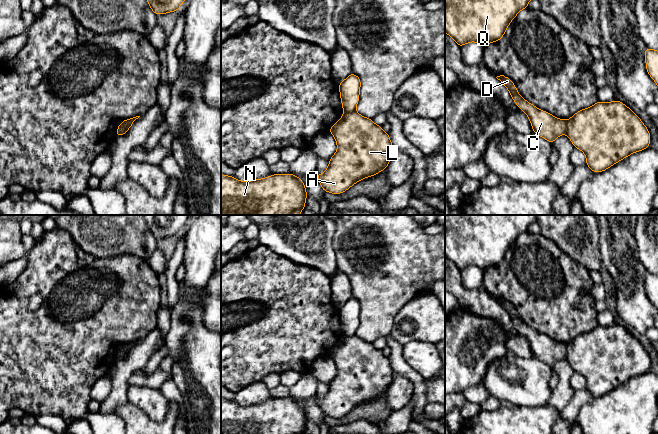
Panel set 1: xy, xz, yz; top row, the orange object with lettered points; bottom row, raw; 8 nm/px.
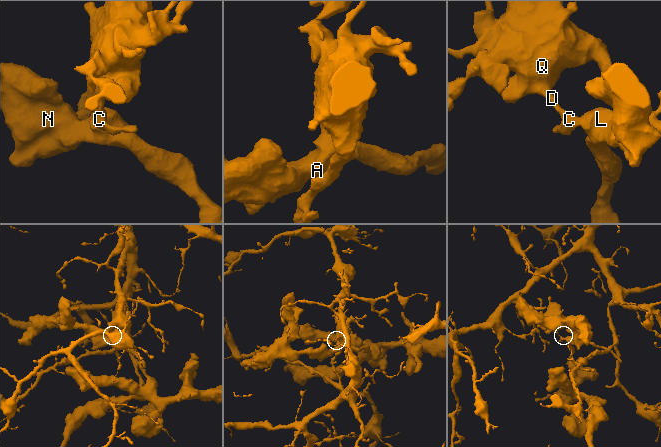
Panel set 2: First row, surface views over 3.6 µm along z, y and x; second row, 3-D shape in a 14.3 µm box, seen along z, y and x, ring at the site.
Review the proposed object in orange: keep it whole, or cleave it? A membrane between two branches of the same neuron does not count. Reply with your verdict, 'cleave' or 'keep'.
cleave

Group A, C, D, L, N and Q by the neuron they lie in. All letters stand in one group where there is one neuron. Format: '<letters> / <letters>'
A L N / C D Q

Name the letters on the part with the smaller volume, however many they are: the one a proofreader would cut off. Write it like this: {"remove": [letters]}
{"remove": ["C", "D", "Q"]}

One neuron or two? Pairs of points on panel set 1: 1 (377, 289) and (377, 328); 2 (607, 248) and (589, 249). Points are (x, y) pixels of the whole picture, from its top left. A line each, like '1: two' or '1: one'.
1: one
2: two

